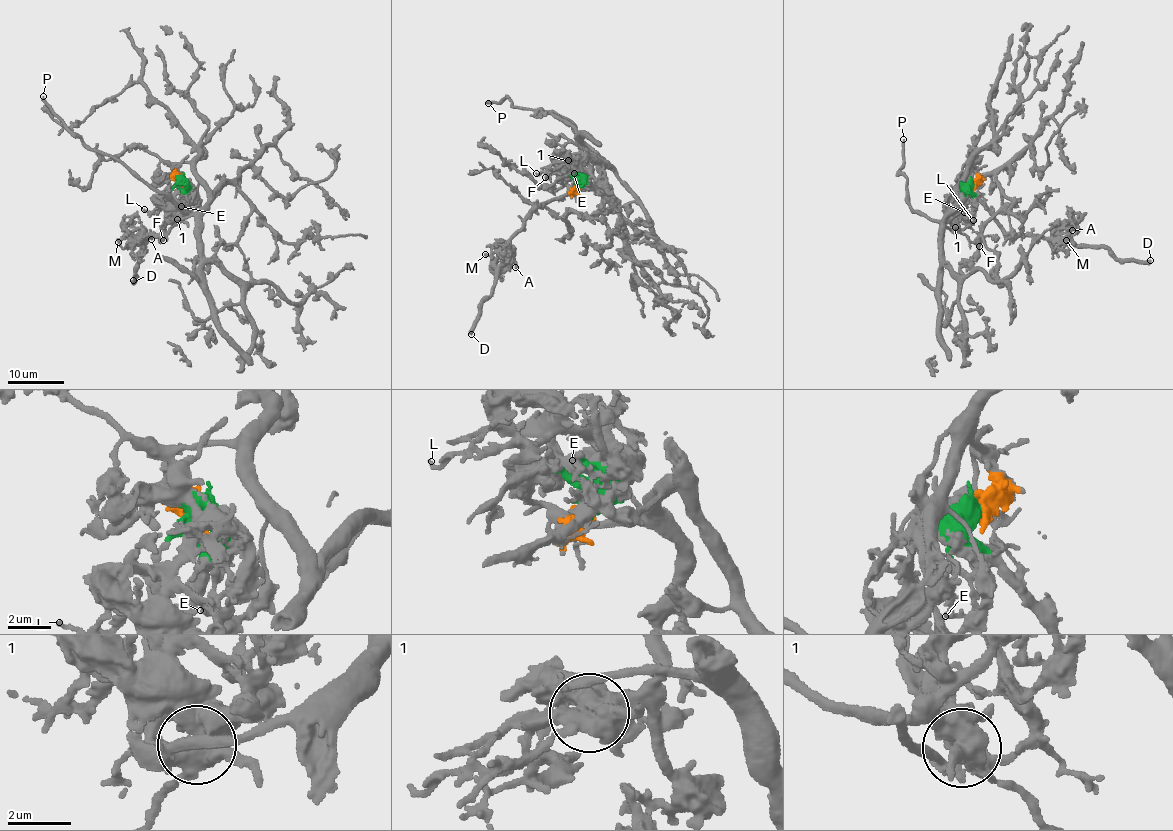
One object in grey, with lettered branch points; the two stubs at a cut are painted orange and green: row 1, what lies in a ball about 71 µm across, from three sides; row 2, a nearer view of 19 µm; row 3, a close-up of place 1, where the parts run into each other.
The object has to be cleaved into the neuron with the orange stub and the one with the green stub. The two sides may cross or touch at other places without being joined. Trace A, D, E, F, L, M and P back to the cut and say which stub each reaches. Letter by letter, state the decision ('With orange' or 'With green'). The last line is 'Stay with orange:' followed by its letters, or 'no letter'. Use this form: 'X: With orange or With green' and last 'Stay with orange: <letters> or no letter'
A: With green
D: With green
E: With green
F: With green
L: With green
M: With green
P: With green
Stay with orange: no letter

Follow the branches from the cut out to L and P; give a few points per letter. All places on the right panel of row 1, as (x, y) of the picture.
L: (973, 185), (956, 194), (958, 207), (968, 221), (973, 221)
P: (973, 185), (971, 197), (945, 221), (917, 214), (908, 204), (908, 180), (898, 172), (904, 140)

